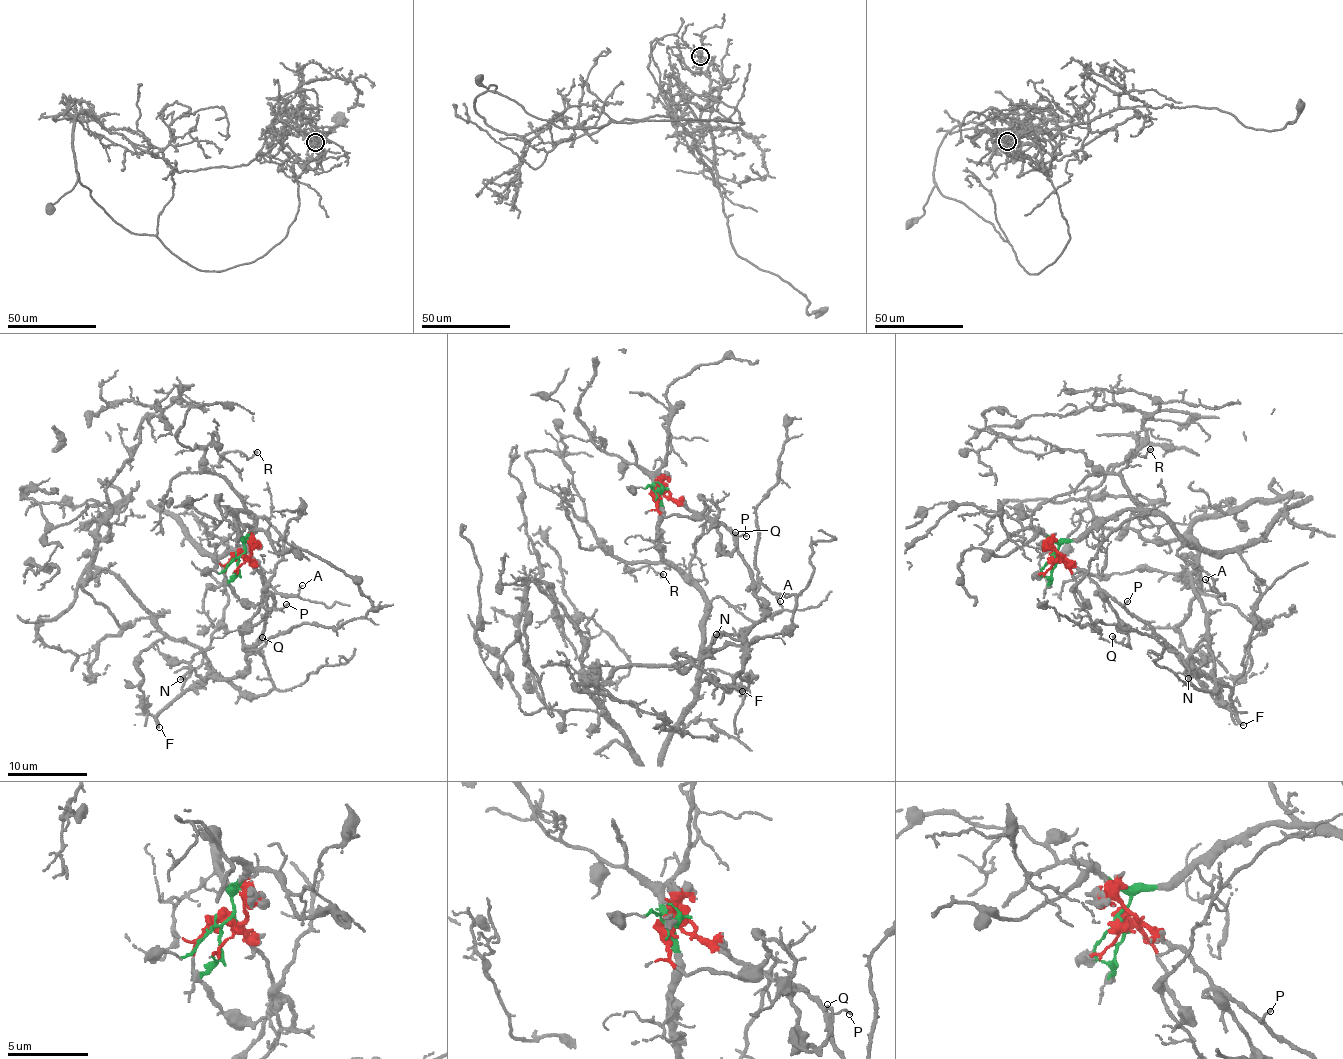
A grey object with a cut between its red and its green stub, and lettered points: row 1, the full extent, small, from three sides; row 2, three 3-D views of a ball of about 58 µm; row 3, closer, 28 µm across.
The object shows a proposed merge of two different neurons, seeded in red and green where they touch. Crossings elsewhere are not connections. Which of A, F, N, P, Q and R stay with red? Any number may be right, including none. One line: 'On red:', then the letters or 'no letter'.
On red: F, N, P, Q

